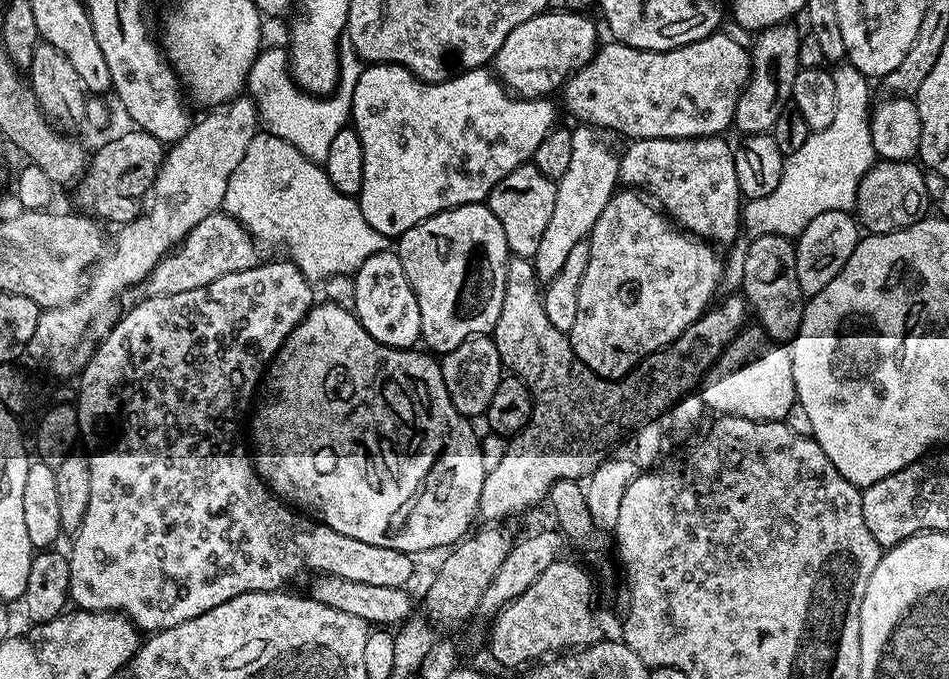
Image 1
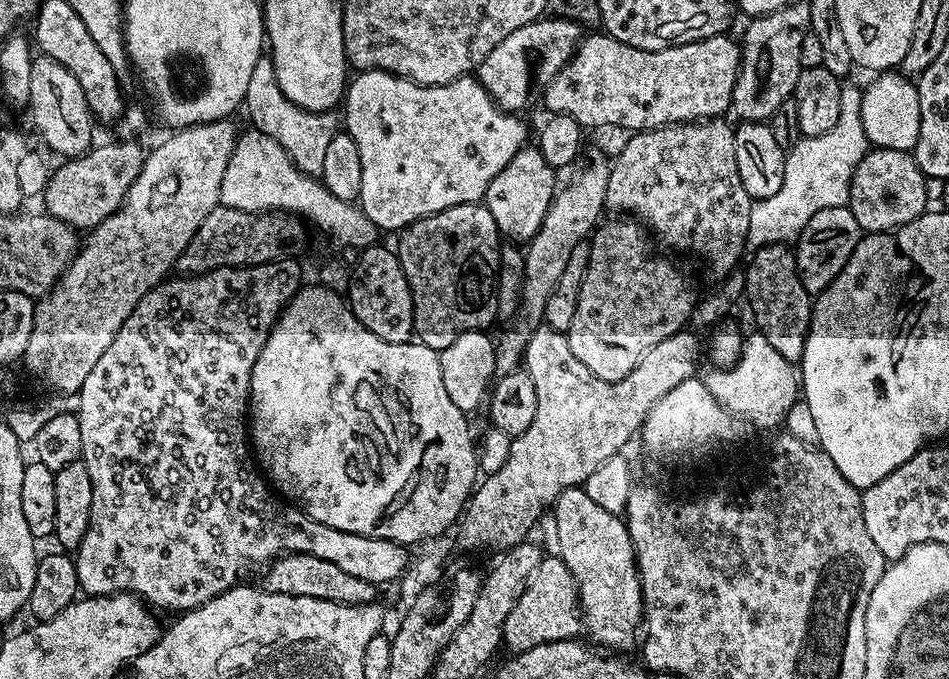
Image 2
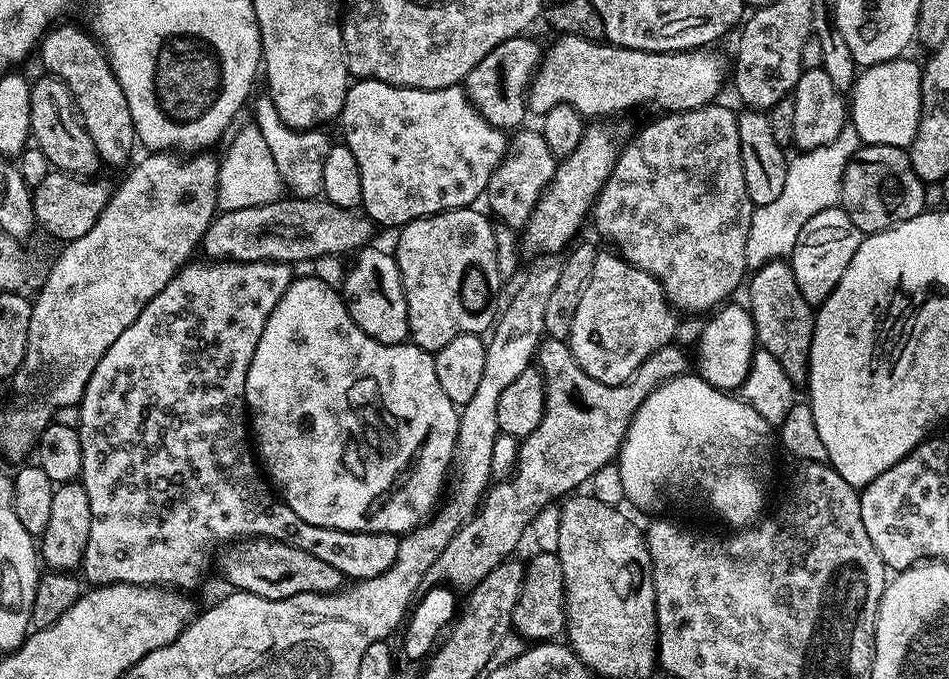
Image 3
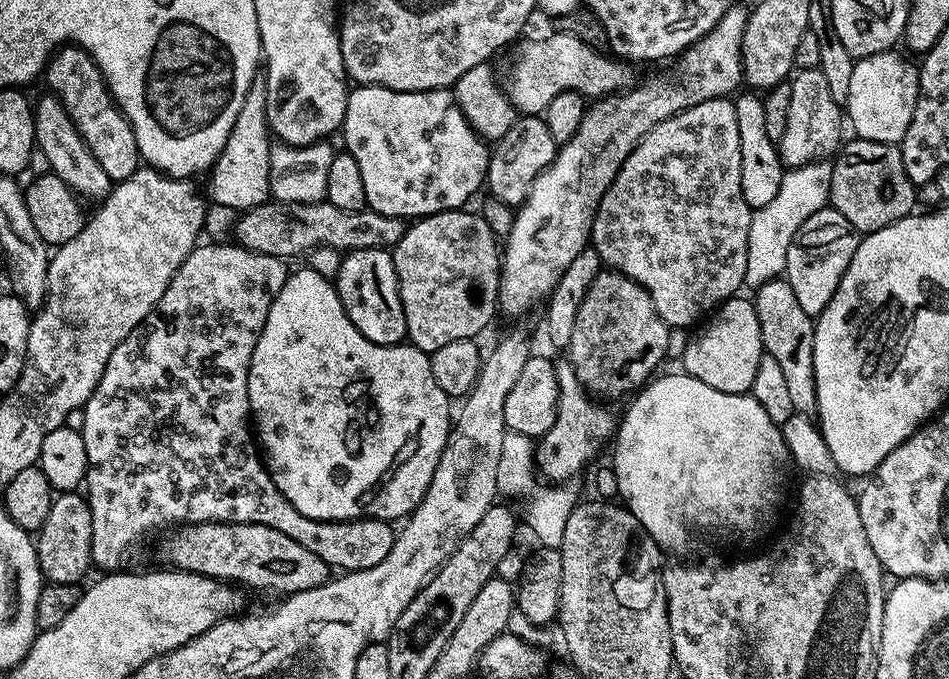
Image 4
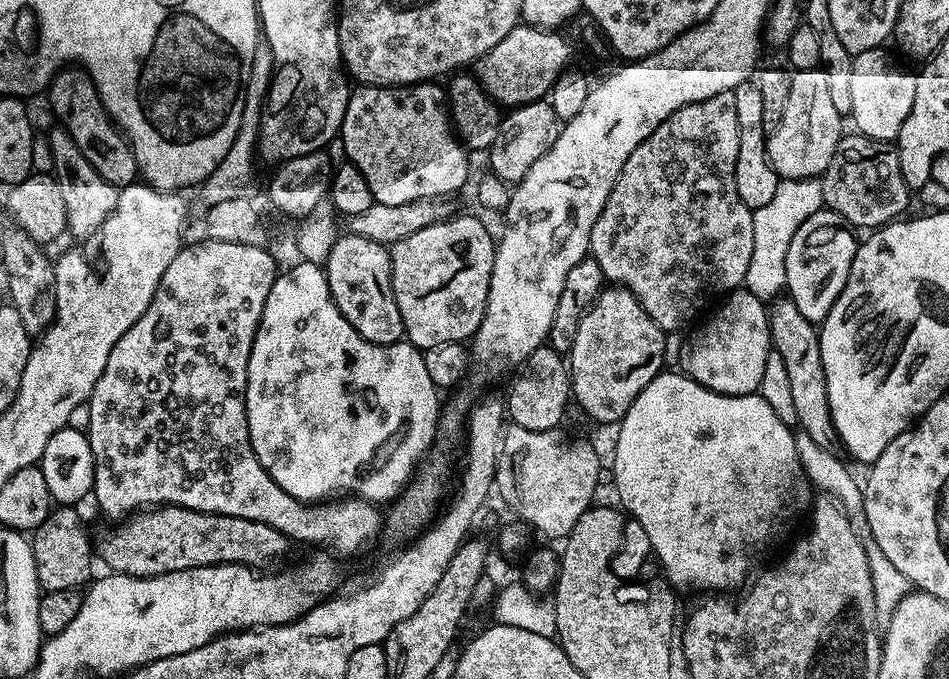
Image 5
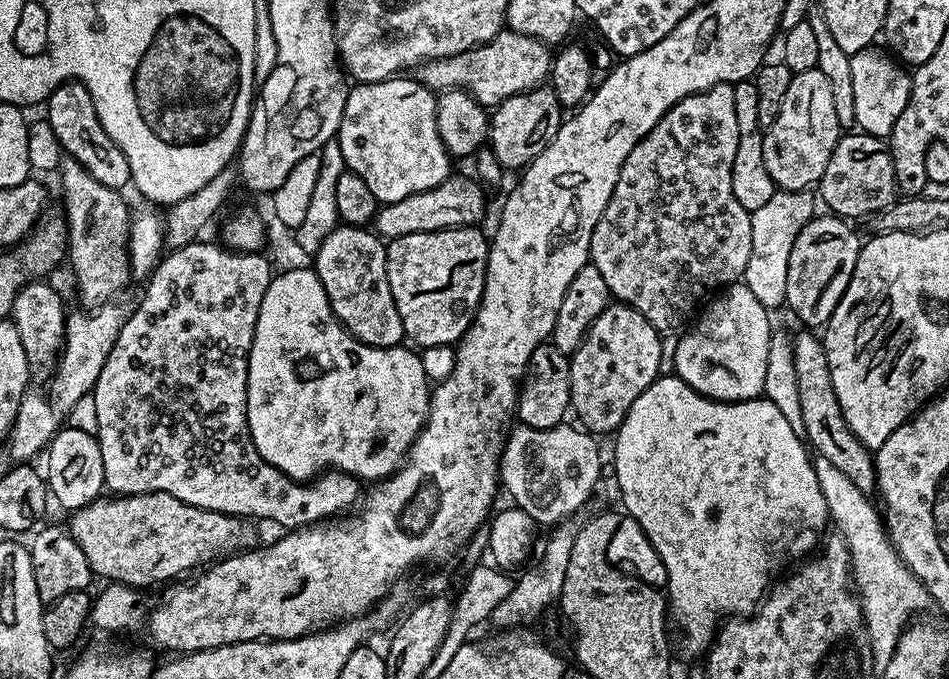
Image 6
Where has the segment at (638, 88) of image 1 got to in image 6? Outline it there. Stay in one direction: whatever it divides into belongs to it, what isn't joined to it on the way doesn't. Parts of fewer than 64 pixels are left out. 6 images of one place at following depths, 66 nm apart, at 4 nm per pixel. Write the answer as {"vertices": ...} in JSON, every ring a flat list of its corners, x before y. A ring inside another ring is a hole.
{"vertices":[[502,30,490,42,474,46,462,54,428,60,419,65,418,79,437,94,451,88,466,90,478,103,492,110,496,105,506,102,506,98,514,98,532,88,541,87,549,79,553,55,553,49,541,40]]}

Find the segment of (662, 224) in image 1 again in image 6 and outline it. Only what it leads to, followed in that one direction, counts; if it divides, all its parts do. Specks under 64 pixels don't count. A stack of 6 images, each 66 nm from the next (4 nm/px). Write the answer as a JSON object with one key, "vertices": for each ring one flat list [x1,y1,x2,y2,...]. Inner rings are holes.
{"vertices":[[609,303,608,308,602,310,598,318,594,318,582,346,578,346,576,353,570,357,570,390,572,391,570,408,574,416,576,412,577,418,581,420,579,423,588,432,615,433,626,418,630,406,634,406,638,394,642,394,658,379,661,375,659,370,662,353,661,337,661,333,657,332,654,326,650,326,650,322,646,322,646,318,642,318,642,314,638,314,638,310,634,310,629,304]]}

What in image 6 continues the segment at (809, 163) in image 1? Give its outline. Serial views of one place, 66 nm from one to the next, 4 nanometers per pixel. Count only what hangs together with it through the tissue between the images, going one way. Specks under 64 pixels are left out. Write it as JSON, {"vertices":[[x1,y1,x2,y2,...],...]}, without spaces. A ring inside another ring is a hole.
{"vertices":[[777,190,759,210,752,212,752,237,750,238,750,262,746,262,742,282,769,310,784,308,786,304,786,274,790,271,790,250,794,250,794,238,805,228,817,211,813,193]]}

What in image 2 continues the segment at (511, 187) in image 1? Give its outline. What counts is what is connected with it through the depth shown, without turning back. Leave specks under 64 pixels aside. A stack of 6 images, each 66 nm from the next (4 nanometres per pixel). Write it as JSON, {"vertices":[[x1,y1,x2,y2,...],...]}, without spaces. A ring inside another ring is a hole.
{"vertices":[[536,146,520,148,518,154,506,162,506,170,494,174,494,182,490,182,482,203,490,210,505,241,527,242,534,238,534,234,538,234,558,191,556,176,557,169,549,166]]}

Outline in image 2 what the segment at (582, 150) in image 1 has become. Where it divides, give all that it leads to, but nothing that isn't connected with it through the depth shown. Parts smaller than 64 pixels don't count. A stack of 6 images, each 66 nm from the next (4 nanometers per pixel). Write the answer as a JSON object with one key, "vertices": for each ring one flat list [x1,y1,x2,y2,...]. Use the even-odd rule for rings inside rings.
{"vertices":[[592,156,588,161,586,160,571,173,572,181,565,188,563,185,557,191,538,234,534,234,534,238,527,241,523,249,524,281,518,301,518,311,511,325,513,328,509,332,502,333,500,340,498,336,495,341,497,373,514,372,521,367,526,342,533,332,544,324,546,302,550,294,554,294,554,286,558,286,558,278,562,278,562,270,566,270,566,262,574,251,574,246,578,246,578,242,588,240,597,225,601,223,600,215,605,215,609,161,607,159,604,161,600,156]]}

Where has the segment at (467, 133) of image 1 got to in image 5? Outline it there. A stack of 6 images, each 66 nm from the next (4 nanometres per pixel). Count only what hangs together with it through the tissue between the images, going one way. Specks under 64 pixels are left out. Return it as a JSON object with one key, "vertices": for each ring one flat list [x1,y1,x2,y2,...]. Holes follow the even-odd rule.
{"vertices":[[425,82,402,88,360,86,349,95,338,140,344,143,347,163,362,170,375,203,402,206,415,200,448,198,467,182,469,153,453,129,445,89,438,85]]}

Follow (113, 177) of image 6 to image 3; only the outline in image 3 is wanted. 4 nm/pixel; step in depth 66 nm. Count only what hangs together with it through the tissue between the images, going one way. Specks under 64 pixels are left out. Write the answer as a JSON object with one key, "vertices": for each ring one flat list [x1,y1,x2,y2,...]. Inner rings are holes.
{"vertices":[[64,23,49,28,38,45,43,71,57,76,70,90,80,121,86,126,86,134,90,134,90,142,94,142,101,161,105,165,127,165,133,159,132,151,138,148,130,102,126,102,126,94,122,94,122,86,118,86,118,78,95,35,88,30,83,32,76,24]]}

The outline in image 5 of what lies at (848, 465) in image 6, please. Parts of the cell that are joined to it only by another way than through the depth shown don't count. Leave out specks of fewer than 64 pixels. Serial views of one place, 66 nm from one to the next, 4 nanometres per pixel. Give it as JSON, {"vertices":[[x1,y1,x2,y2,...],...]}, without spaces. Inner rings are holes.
{"vertices":[[780,298,769,307,768,326,771,330,773,351,782,358,782,366,786,366,786,374,790,378,790,394,794,401,794,414,799,431,810,434,810,438,814,438,818,446,835,449,838,437,826,394,826,370,822,370,822,350,817,325,802,318,802,313,792,300]]}

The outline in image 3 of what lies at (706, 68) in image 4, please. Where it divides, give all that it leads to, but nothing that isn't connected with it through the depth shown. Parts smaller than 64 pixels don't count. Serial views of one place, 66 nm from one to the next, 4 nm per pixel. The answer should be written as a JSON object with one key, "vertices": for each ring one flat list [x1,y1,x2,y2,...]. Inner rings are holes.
{"vertices":[[585,127,582,142,578,142,574,154,563,157,557,163,551,184,540,195,528,225,522,229,522,244,527,251,529,248,532,254,560,254,577,239,576,231,583,226,584,220,586,224,586,217,596,203,597,194,616,165,617,155,618,144,612,141,606,129]]}

